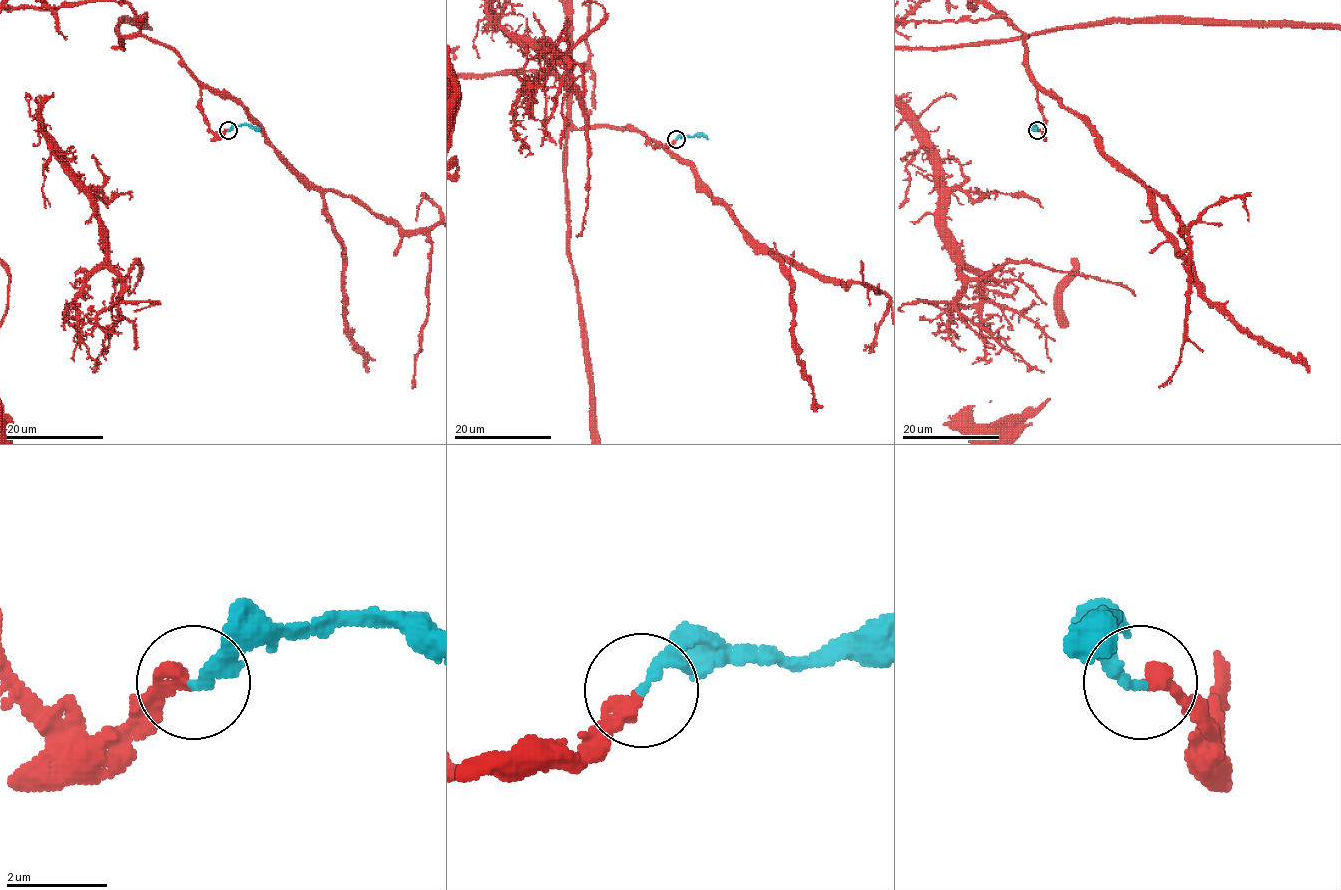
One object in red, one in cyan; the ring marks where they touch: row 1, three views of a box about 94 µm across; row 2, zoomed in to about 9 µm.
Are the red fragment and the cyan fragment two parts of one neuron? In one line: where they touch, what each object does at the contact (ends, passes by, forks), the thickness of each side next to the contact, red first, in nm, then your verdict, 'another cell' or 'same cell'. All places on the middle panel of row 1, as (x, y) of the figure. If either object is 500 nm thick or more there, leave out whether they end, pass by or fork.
at (676, 139); red ends there; cyan ends there; 280 nm thick on the red side, 220 nm on the other; same cell

